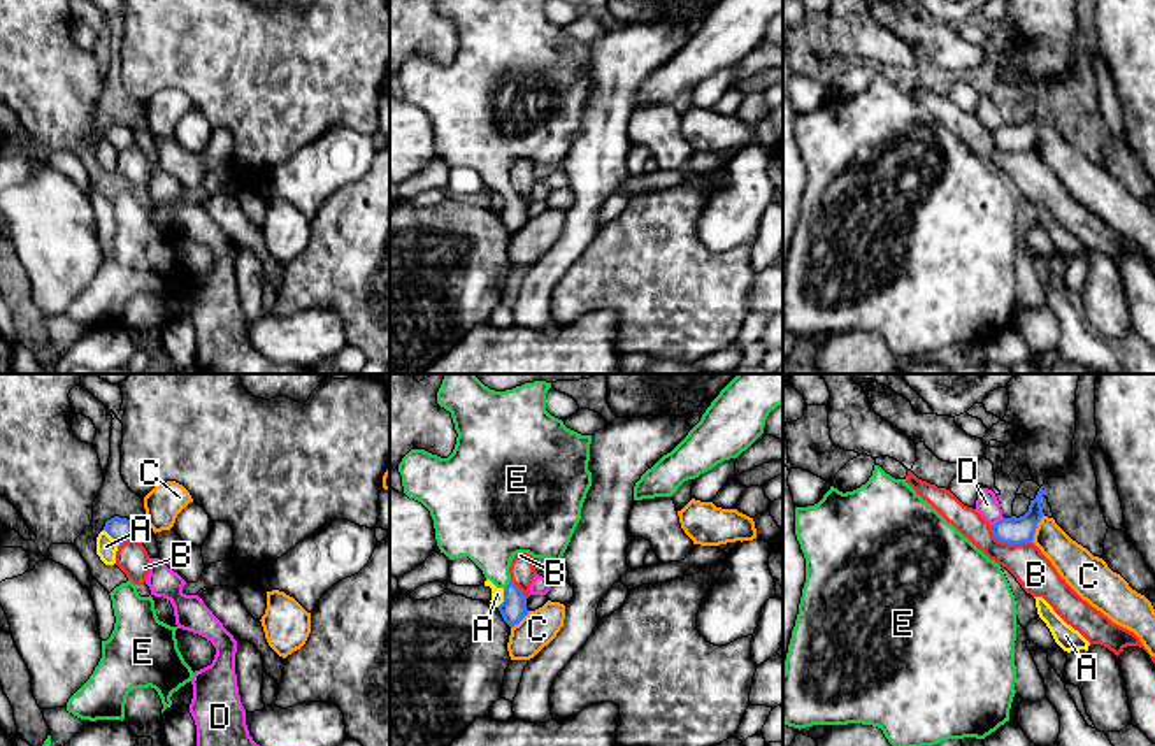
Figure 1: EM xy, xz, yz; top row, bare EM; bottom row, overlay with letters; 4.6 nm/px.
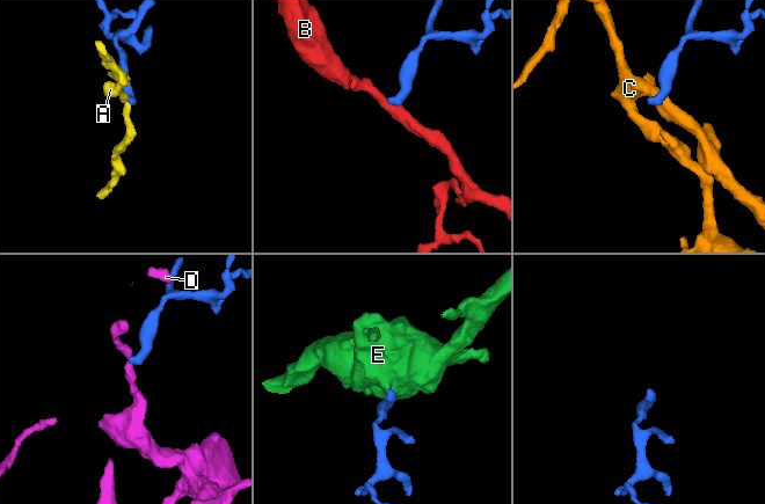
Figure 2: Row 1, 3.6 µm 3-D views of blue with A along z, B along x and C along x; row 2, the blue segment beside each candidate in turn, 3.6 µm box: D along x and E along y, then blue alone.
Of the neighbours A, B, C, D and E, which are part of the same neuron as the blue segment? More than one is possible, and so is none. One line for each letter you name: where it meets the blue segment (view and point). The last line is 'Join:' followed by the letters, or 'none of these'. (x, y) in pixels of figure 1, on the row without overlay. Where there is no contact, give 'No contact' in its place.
E: Touches blue at xz (508, 192)
Join: E

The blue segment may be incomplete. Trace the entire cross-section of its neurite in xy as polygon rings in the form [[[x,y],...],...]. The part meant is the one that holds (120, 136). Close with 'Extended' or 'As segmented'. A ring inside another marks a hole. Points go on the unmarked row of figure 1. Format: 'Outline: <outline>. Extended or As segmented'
Outline: [[[114,123],[105,128],[104,137],[118,149],[123,151],[133,144],[133,133],[130,126]]]. As segmented

